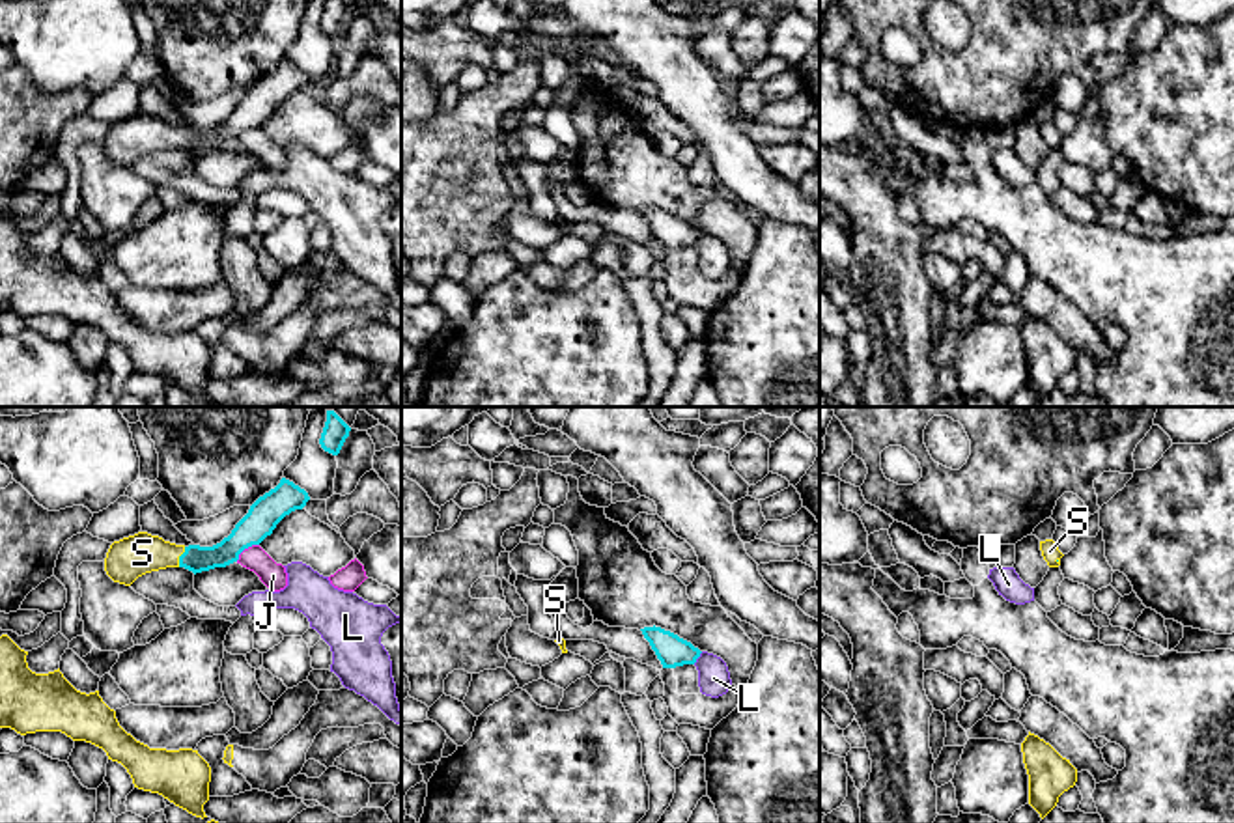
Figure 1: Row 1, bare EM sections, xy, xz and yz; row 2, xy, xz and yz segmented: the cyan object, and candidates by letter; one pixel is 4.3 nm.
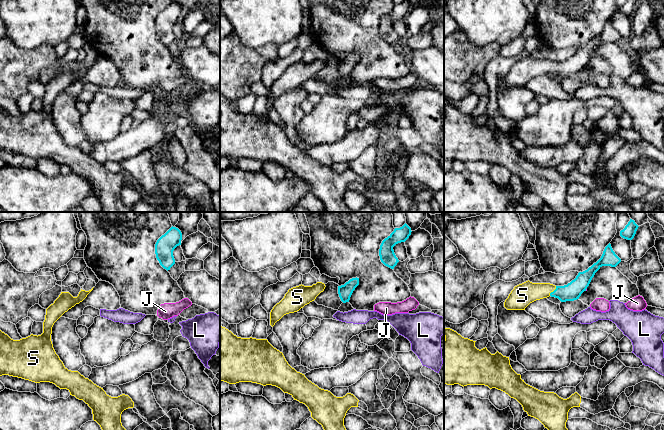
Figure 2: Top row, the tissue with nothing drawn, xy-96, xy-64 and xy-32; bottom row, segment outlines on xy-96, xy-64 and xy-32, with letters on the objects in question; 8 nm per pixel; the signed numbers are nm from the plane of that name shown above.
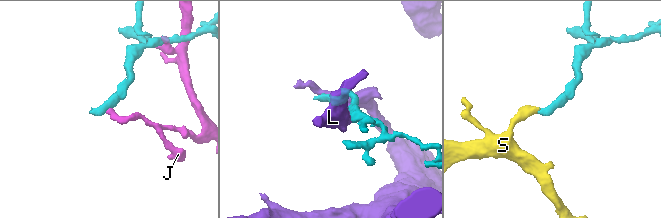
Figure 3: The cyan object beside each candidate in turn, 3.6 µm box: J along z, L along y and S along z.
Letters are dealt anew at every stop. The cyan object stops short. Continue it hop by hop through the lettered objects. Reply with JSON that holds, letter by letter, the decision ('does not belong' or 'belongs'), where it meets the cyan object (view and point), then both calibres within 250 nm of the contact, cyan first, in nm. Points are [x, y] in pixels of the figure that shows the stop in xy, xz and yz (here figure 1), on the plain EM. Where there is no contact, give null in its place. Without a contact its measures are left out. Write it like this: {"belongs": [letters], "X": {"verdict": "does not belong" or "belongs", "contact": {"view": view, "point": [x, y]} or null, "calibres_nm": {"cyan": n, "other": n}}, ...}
{"belongs": ["S"], "J": {"verdict": "does not belong", "contact": {"view": "xy", "point": [245, 129]}, "calibres_nm": {"cyan": 140, "other": 110}}, "L": {"verdict": "does not belong", "contact": {"view": "xz", "point": [699, 237]}, "calibres_nm": {"cyan": 140, "other": 140}}, "S": {"verdict": "belongs", "contact": {"view": "xy", "point": [180, 139]}, "calibres_nm": {"cyan": 120, "other": 180}}}

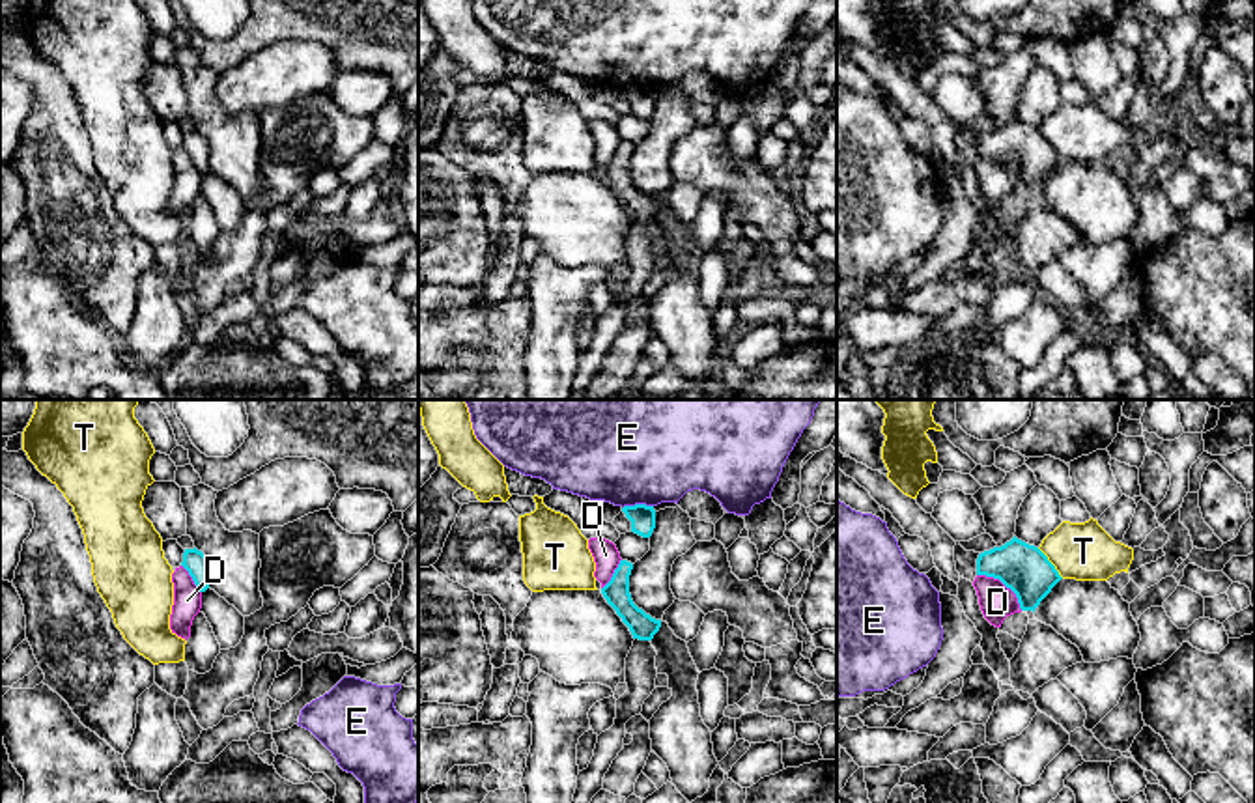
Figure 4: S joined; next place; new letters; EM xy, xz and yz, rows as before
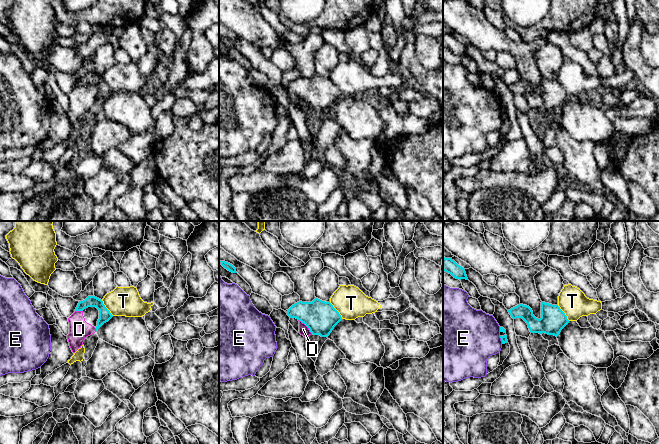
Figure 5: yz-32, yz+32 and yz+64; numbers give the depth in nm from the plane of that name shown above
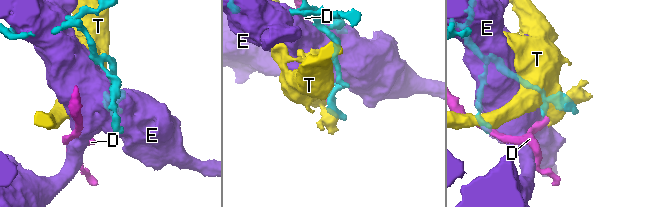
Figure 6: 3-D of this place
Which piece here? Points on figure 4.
{"belongs": [], "D": {"verdict": "does not belong", "contact": {"view": "yz", "point": [1003, 165]}, "calibres_nm": {"cyan": 220, "other": 150}}, "E": {"verdict": "does not belong", "contact": {"view": "xz", "point": [637, 86]}, "calibres_nm": {"cyan": 110, "other": 380}}, "T": {"verdict": "does not belong", "contact": {"view": "yz", "point": [1050, 144]}, "calibres_nm": {"cyan": 220, "other": 260}}}

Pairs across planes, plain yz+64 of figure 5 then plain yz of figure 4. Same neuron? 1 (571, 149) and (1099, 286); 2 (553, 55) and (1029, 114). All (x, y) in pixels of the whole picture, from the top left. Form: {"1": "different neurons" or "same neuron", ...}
{"1": "same neuron", "2": "same neuron"}

